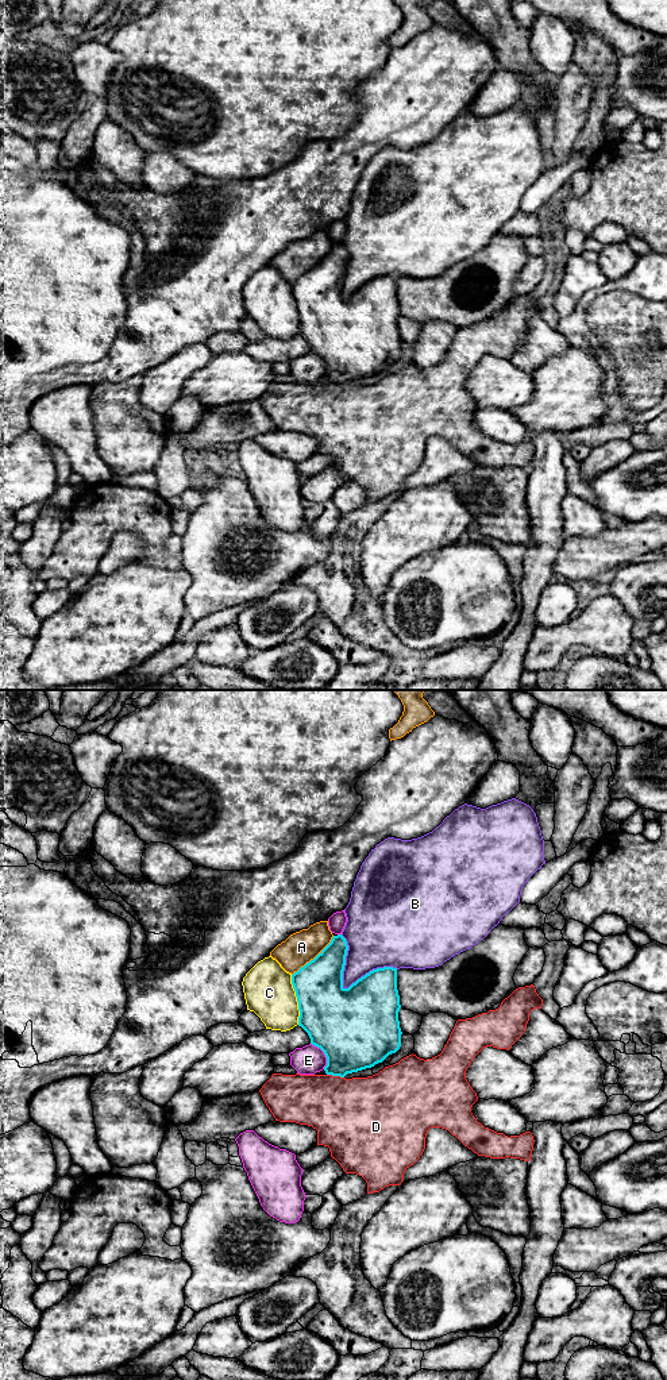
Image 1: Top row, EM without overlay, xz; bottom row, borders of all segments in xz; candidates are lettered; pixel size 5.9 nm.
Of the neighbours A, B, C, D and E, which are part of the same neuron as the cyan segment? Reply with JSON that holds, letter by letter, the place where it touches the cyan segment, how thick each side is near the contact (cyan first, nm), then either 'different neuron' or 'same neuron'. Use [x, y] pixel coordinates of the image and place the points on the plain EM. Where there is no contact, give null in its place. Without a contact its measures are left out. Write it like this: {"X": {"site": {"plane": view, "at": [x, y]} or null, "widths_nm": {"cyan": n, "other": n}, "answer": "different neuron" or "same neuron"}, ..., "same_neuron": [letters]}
{"A": {"site": {"plane": "xz", "at": [315, 266]}, "widths_nm": {"cyan": 280, "other": 190}, "answer": "different neuron"}, "B": {"site": {"plane": "xz", "at": [344, 297]}, "widths_nm": {"cyan": 480, "other": 220}, "answer": "different neuron"}, "C": {"site": {"plane": "xz", "at": [297, 308]}, "widths_nm": {"cyan": 360, "other": 300}, "answer": "same neuron"}, "D": {"site": {"plane": "xz", "at": [335, 384]}, "widths_nm": {"cyan": 400, "other": 440}, "answer": "different neuron"}, "E": {"site": {"plane": "xz", "at": [324, 362]}, "widths_nm": {"cyan": 480, "other": 170}, "answer": "different neuron"}, "same_neuron": ["C"]}

